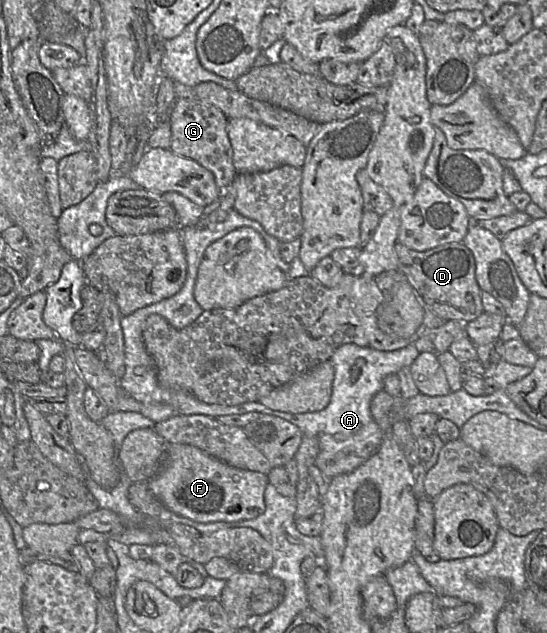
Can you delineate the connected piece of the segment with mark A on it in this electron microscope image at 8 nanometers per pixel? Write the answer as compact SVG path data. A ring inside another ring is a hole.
M353 343L344 344L329 359L334 366L335 375L328 406L316 412L282 412L282 419L296 425L303 436L314 436L318 439L320 451L315 466L327 482L338 475L354 471L378 451L386 433L372 417L371 400L376 393L383 390L386 376L410 367L419 354L414 344L395 351L379 351Z

